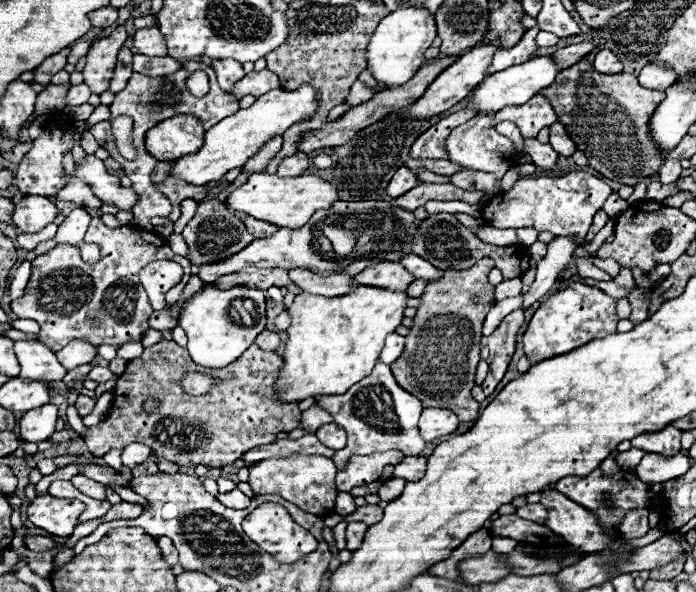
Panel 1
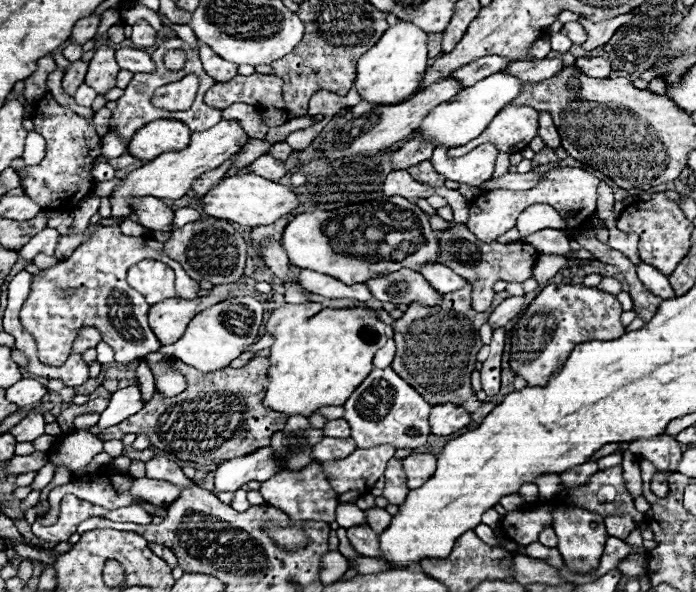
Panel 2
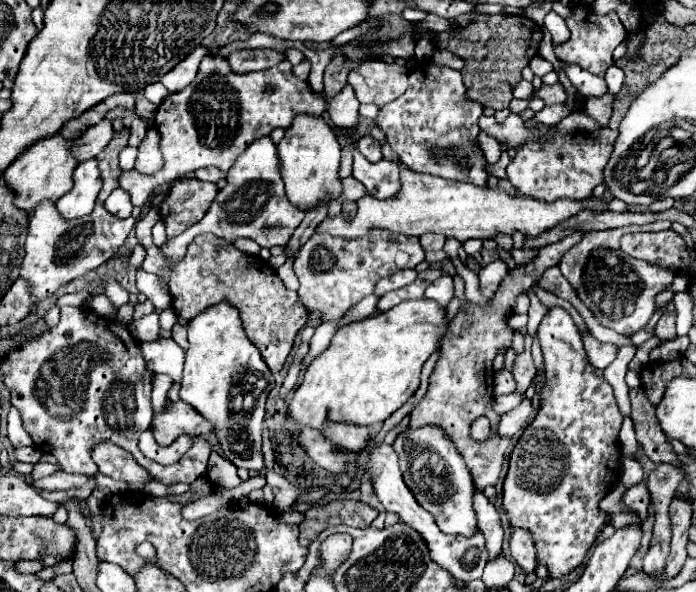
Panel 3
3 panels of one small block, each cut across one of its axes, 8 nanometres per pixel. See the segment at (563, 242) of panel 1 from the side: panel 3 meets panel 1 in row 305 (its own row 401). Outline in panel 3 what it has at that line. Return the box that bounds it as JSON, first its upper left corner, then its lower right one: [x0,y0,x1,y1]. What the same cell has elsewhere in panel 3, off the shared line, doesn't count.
[498,398,532,436]

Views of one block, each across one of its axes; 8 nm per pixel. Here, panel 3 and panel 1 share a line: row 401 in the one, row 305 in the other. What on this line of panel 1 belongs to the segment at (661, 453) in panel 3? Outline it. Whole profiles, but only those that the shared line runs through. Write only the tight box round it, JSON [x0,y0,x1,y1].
[630,288,650,324]

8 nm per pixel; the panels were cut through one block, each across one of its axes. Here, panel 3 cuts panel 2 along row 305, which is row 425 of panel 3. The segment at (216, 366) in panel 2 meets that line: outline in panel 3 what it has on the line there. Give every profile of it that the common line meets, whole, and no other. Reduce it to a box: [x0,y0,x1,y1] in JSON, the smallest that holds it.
[180,300,276,470]

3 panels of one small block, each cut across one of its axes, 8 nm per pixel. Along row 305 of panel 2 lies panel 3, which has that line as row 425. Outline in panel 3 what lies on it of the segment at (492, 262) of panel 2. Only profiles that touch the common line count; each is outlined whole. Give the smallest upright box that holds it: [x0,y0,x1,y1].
[472,416,490,442]

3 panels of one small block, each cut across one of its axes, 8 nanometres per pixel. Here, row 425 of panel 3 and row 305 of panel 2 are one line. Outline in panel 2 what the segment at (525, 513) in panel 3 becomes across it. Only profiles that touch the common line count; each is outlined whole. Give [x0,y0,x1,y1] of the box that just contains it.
[510,284,626,386]

